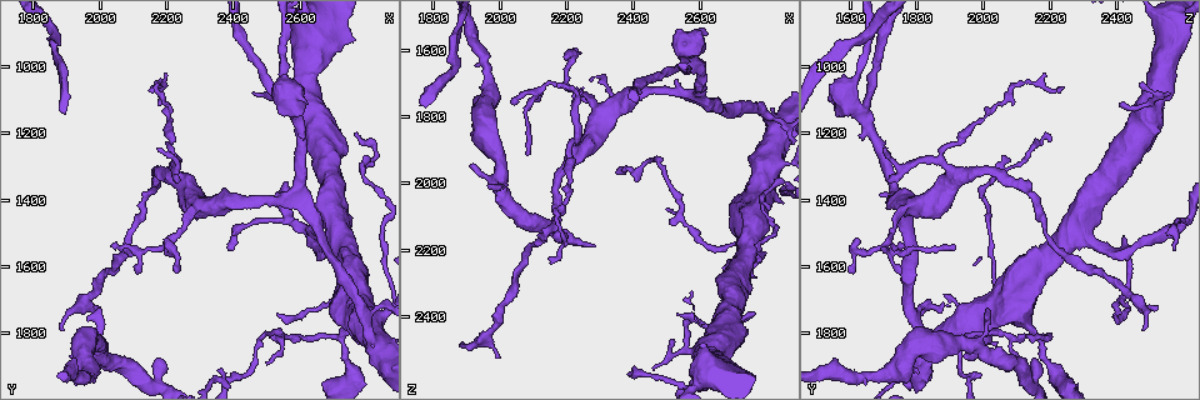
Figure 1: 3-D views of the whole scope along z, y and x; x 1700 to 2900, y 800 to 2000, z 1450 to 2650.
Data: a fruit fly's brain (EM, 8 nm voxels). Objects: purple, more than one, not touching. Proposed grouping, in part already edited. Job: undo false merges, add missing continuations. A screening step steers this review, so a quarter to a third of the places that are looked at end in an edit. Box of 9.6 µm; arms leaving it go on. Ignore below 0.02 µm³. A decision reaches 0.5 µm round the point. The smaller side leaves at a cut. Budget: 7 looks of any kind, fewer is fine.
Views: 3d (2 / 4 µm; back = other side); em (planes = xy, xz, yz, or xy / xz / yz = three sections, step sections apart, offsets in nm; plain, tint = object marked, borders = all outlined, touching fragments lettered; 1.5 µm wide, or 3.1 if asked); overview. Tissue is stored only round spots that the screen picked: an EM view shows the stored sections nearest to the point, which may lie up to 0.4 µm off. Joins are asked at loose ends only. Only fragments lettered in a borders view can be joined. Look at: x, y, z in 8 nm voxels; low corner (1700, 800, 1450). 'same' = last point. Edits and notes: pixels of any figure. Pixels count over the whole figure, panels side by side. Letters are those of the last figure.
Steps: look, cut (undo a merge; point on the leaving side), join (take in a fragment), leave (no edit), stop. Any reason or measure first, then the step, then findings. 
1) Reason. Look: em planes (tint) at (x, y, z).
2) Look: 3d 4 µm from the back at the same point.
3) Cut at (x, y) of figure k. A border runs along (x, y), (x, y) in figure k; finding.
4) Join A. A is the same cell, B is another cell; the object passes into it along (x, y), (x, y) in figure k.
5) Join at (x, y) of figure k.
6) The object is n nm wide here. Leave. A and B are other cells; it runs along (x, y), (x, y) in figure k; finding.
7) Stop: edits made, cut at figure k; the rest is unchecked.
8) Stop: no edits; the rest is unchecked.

Branch stops here. Look: em planes (borders) at (2760, 1200, 2190).

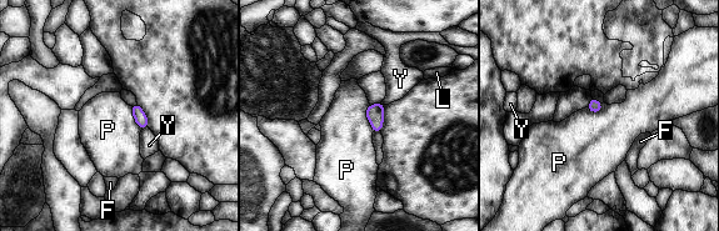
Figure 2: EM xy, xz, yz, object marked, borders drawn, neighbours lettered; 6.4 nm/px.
The longest contact is with P, 190 nm. Leave. F, L, P and Y are other cells; a border runs along (369, 104), (365, 117), (374, 131) in figure 2; none of them fits.

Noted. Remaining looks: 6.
Tapers out. Look: 3d 4 µm from the back at (2380, 1540, 2560).

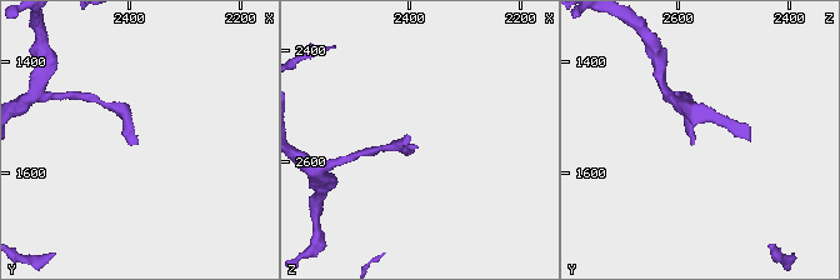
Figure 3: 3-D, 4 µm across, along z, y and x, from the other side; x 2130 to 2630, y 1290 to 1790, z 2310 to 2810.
Look: em planes (plain) at (2385, 1545, 2570).

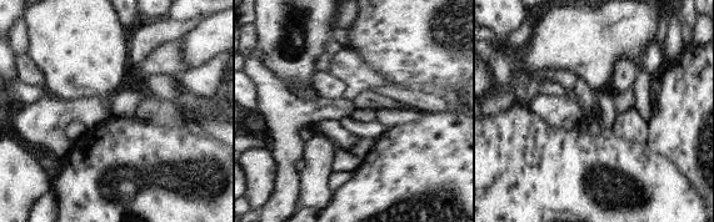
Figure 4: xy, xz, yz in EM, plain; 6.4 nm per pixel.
Look: em planes (borders) at the same point.

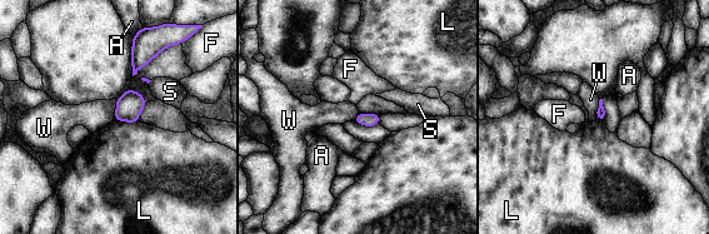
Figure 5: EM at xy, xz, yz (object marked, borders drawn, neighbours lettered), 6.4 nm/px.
Leave. A, F, L, S and W are other cells; a border runs along (118, 99), (115, 119) in figure 5; no lettered fragment goes on from it.

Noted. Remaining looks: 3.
Thin end. Look: em xz step 4 (borders) at (2730, 1760, 2410).

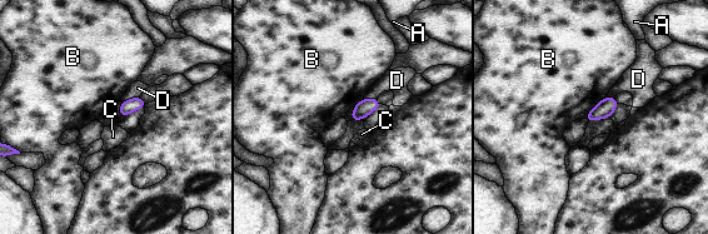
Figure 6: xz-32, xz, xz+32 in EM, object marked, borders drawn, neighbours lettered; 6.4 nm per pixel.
Cut it another way. Look: em planes (borders) at the same point.

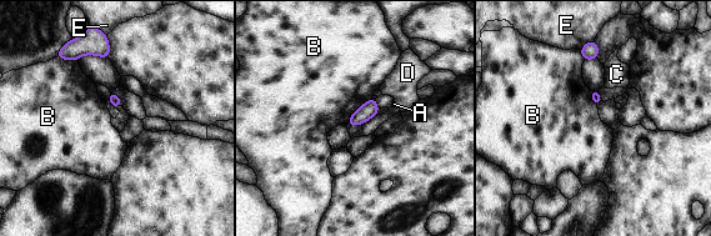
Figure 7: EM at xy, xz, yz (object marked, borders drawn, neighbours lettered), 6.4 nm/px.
Leave. A, B, C, D and E are other cells; no lettered fragment goes on from it.

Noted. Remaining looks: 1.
Stop: no edits; the rest is unchecked.

